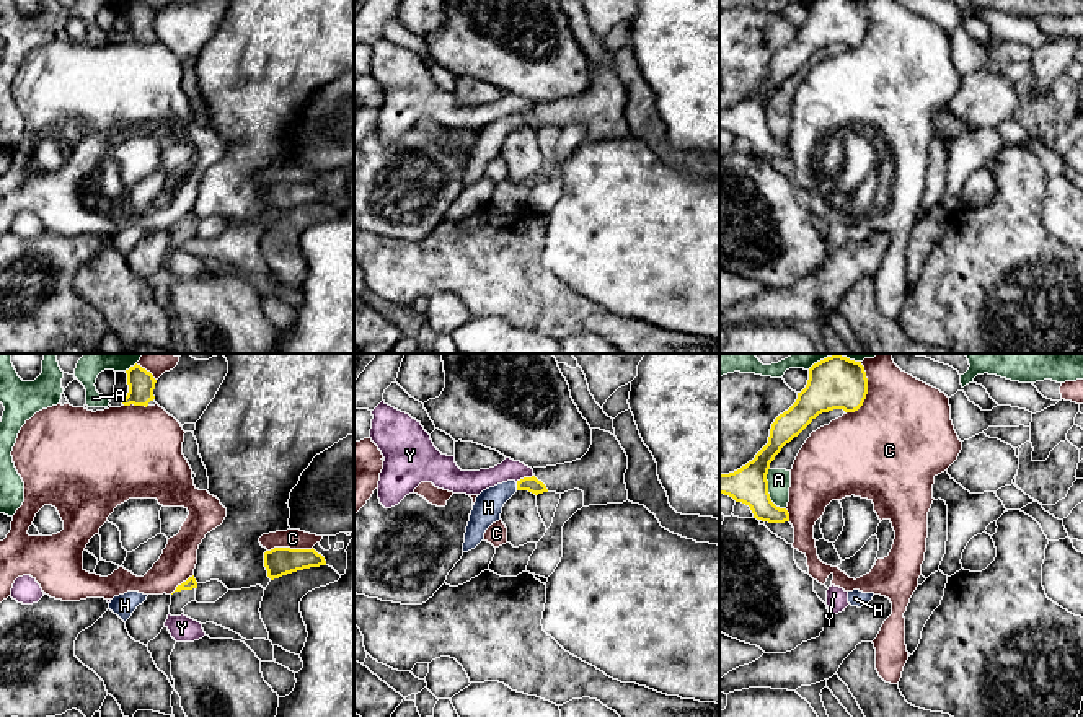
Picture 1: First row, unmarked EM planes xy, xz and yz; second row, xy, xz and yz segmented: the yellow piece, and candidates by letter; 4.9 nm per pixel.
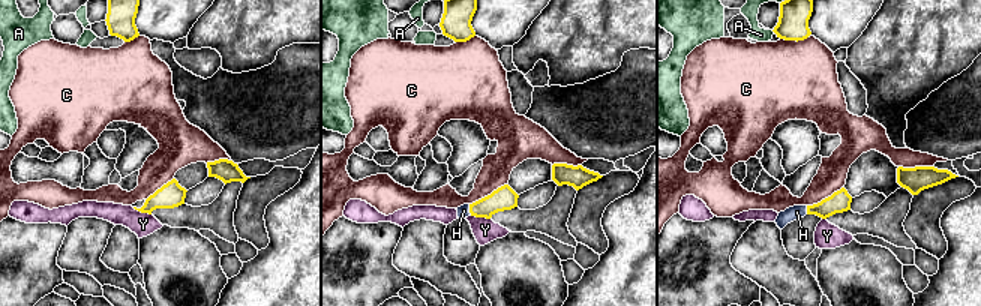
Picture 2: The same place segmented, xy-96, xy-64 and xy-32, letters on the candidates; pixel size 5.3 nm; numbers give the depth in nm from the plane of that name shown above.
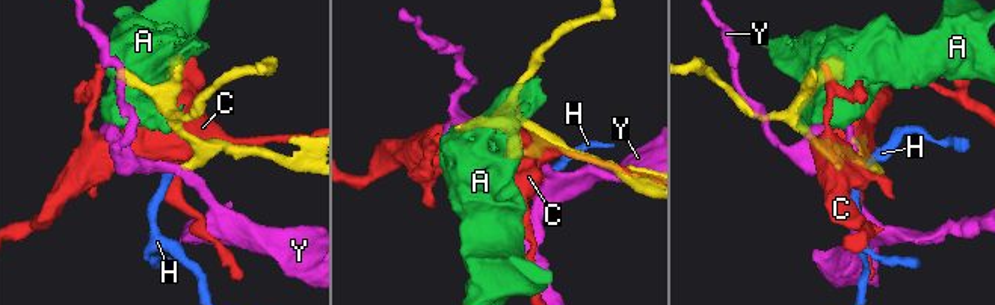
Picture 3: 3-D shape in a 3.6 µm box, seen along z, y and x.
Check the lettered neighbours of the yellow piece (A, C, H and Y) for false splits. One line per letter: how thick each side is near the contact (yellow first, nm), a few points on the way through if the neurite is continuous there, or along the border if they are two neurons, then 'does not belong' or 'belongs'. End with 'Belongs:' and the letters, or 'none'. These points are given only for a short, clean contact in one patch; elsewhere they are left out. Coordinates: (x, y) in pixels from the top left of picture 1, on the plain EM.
A: 180 nm thick on the yellow side, 110 nm on the other; does not belong
C: 220 nm thick on the yellow side, 480 nm on the other; does not belong
H: 80 nm thick on the yellow side, 140 nm on the other; runs through xz (532, 119), (517, 121), (506, 124), (488, 142); belongs
Y: 80 nm thick on the yellow side, 120 nm on the other; does not belong
Belongs: H

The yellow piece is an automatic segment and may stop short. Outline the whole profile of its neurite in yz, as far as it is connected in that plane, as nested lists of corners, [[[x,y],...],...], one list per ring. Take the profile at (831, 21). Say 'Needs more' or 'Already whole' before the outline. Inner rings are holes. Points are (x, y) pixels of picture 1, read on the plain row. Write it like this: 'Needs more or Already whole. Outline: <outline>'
Already whole. Outline: [[[812,0],[796,37],[771,59],[768,78],[740,104],[719,109],[719,129],[749,140],[757,155],[789,156],[788,145],[776,142],[770,134],[770,98],[819,49],[833,44],[855,47],[863,41],[866,29],[868,13],[863,0]]]

